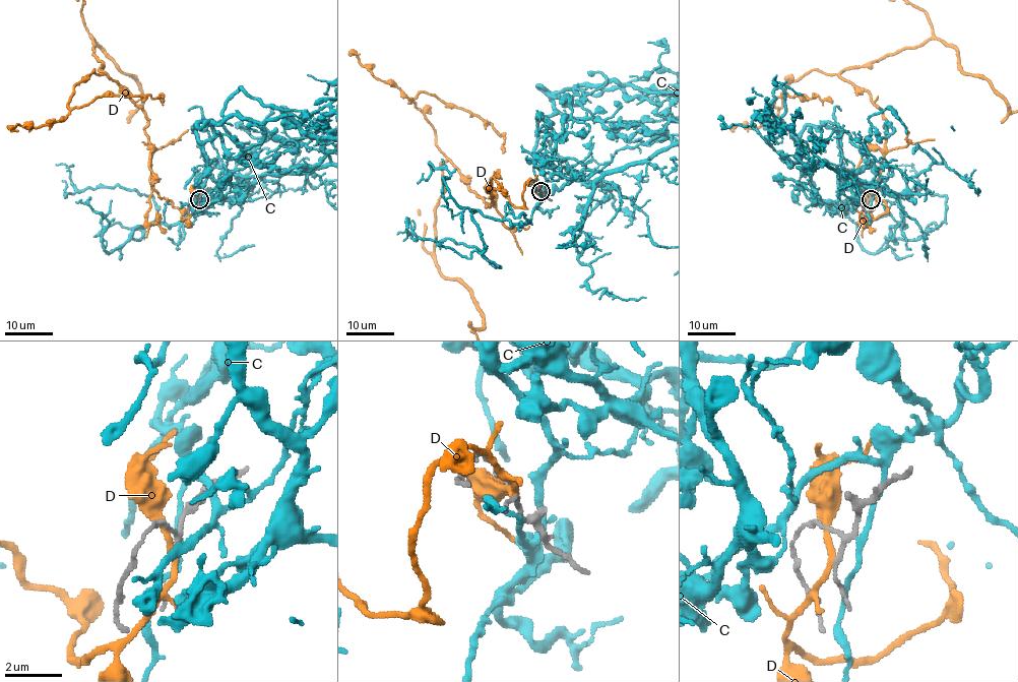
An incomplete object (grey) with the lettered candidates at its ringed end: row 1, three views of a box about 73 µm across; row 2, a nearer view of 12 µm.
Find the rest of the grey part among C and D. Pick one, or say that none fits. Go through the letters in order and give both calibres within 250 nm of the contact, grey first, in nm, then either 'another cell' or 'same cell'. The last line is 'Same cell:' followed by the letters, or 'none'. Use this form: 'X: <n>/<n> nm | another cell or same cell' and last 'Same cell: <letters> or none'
C: 130/170 nm | same cell
D: 120/190 nm | another cell
Same cell: C

